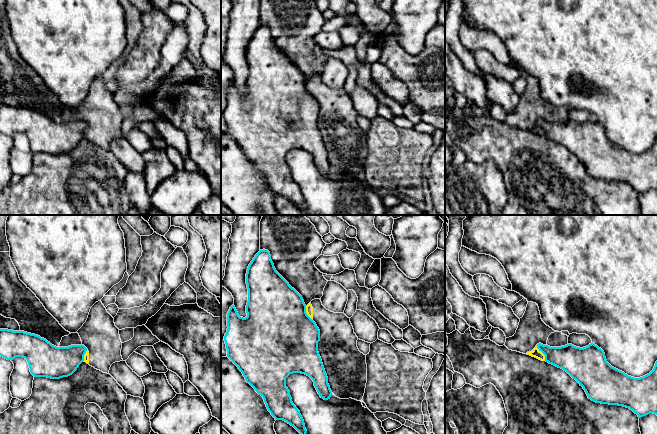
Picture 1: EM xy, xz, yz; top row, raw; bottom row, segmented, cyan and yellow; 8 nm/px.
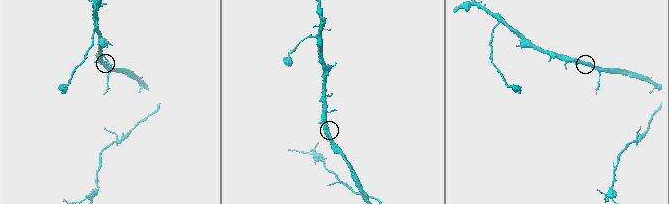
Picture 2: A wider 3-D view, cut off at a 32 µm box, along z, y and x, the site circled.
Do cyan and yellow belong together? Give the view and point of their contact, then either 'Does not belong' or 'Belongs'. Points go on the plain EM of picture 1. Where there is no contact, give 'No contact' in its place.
Touches cyan at yz (542, 128). Does not belong

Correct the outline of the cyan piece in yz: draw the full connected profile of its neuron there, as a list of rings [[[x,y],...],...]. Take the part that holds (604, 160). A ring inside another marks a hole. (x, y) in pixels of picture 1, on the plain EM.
[[[539,119],[537,124],[545,131],[546,138],[563,145],[575,155],[592,177],[629,184],[639,194],[650,189],[657,191],[657,137],[649,150],[634,154],[612,143],[607,138],[604,127],[594,119],[583,124],[572,120],[550,123]]]

